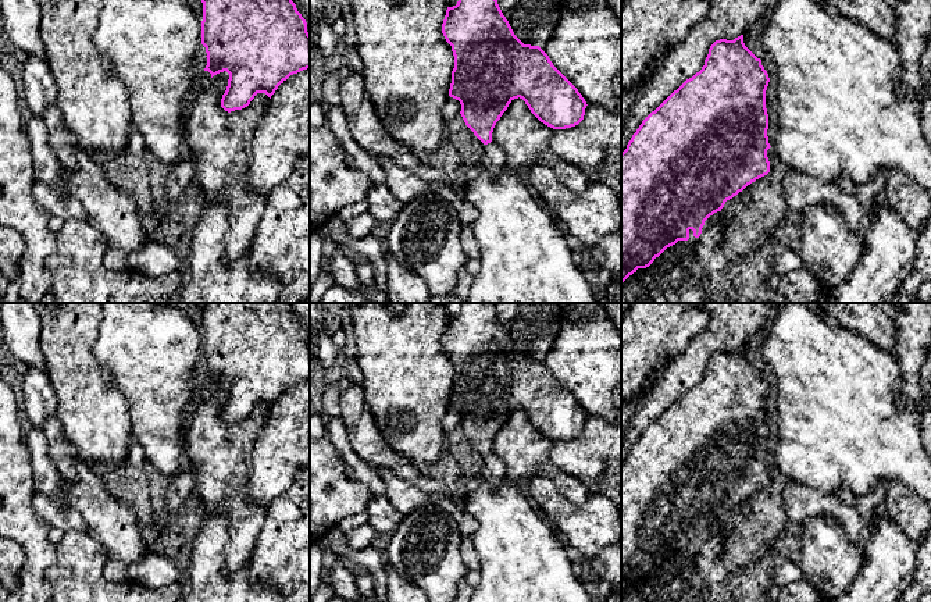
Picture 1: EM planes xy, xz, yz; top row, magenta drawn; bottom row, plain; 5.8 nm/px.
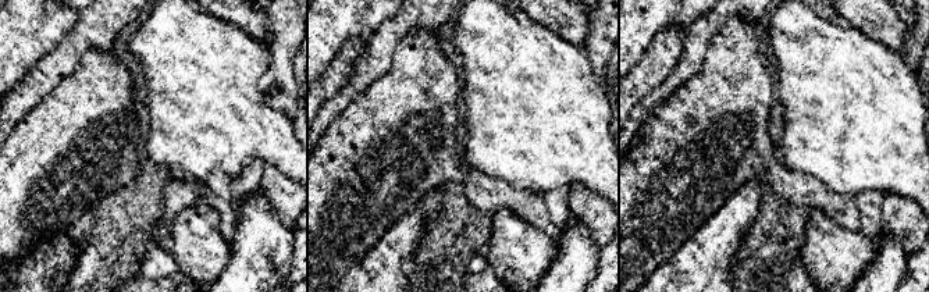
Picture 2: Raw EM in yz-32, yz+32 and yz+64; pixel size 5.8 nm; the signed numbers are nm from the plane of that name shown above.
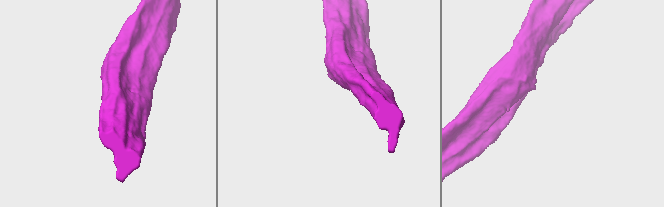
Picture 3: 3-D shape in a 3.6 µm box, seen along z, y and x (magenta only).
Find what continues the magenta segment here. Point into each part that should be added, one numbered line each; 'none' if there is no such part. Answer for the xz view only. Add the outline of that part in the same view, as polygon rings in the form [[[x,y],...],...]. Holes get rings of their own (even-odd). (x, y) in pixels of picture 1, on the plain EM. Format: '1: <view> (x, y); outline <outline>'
1: xz (493, 470); outline [[[493,452],[485,456],[478,477],[488,481],[492,488],[497,488],[503,481],[509,480],[506,464]]]

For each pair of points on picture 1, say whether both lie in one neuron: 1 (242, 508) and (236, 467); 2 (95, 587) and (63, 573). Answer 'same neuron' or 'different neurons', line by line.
1: same neuron
2: same neuron

